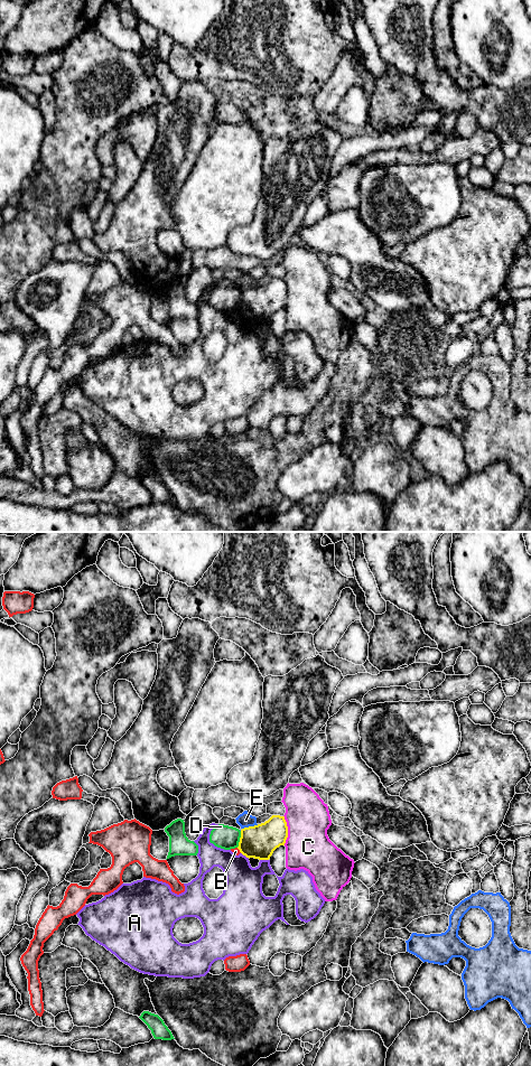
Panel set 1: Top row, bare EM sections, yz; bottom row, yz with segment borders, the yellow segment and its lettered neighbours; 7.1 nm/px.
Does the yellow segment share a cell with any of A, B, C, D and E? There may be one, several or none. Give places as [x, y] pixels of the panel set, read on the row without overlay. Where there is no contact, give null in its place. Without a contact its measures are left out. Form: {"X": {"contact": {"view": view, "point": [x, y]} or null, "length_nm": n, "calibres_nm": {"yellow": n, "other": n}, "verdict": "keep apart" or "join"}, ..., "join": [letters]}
{"A": {"contact": {"view": "yz", "point": [264, 321]}, "length_nm": 60, "calibres_nm": {"yellow": 240, "other": 260}, "verdict": "keep apart"}, "B": {"contact": {"view": "yz", "point": [239, 311]}, "length_nm": 50, "calibres_nm": {"yellow": 240, "other": 50}, "verdict": "keep apart"}, "C": {"contact": {"view": "yz", "point": [287, 292]}, "length_nm": 220, "calibres_nm": {"yellow": 240, "other": 320}, "verdict": "keep apart"}, "D": {"contact": {"view": "yz", "point": [240, 301]}, "length_nm": 120, "calibres_nm": {"yellow": 240, "other": 170}, "verdict": "keep apart"}, "E": {"contact": {"view": "yz", "point": [249, 289]}, "length_nm": 140, "calibres_nm": {"yellow": 240, "other": 110}, "verdict": "keep apart"}, "join": []}

